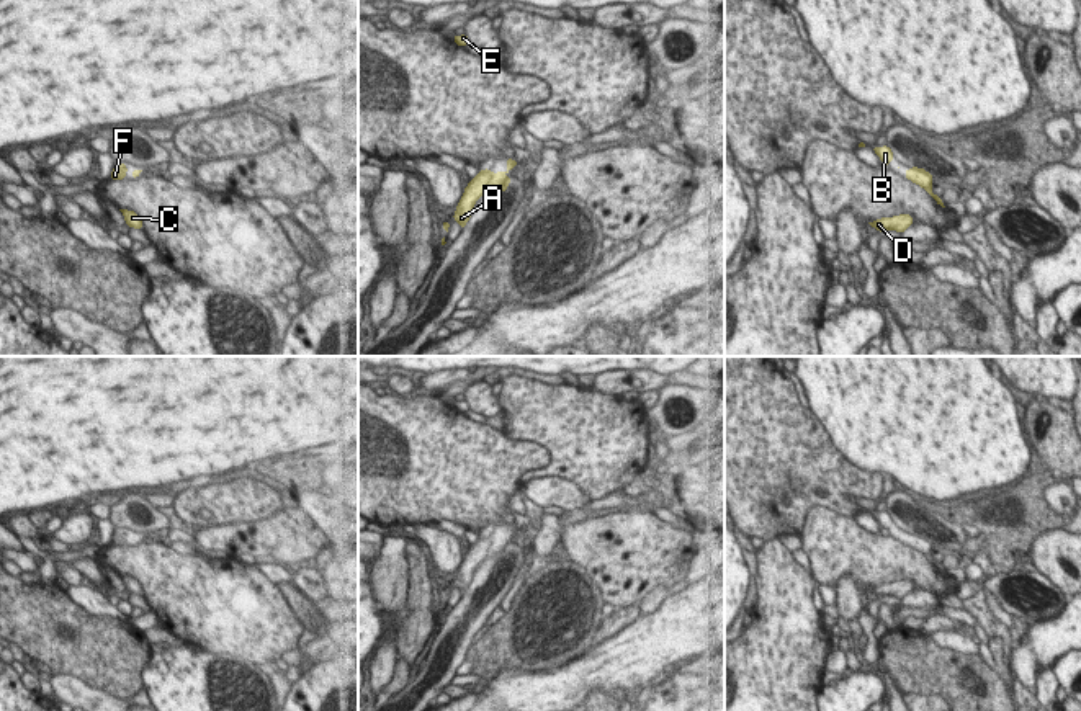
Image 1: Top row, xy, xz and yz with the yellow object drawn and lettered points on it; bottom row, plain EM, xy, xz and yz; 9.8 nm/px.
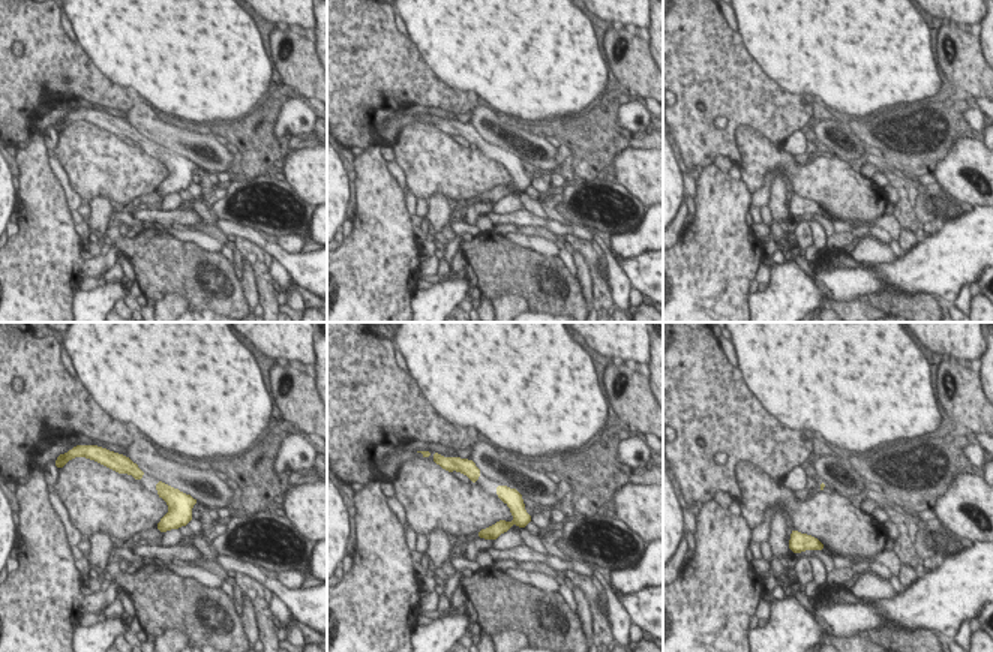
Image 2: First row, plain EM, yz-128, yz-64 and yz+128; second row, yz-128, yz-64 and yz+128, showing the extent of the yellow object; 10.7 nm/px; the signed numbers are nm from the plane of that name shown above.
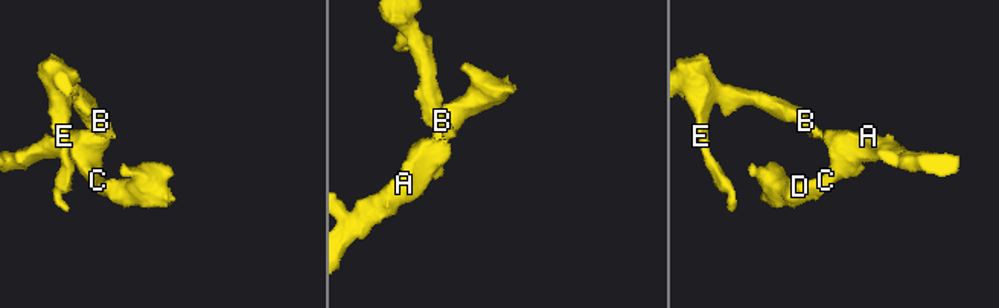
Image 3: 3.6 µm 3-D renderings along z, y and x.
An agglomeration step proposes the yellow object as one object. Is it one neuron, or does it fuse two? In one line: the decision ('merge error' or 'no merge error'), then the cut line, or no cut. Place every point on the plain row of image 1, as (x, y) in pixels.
no merge error; cut none

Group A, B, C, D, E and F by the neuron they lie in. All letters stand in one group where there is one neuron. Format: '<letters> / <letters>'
A B C D E F

